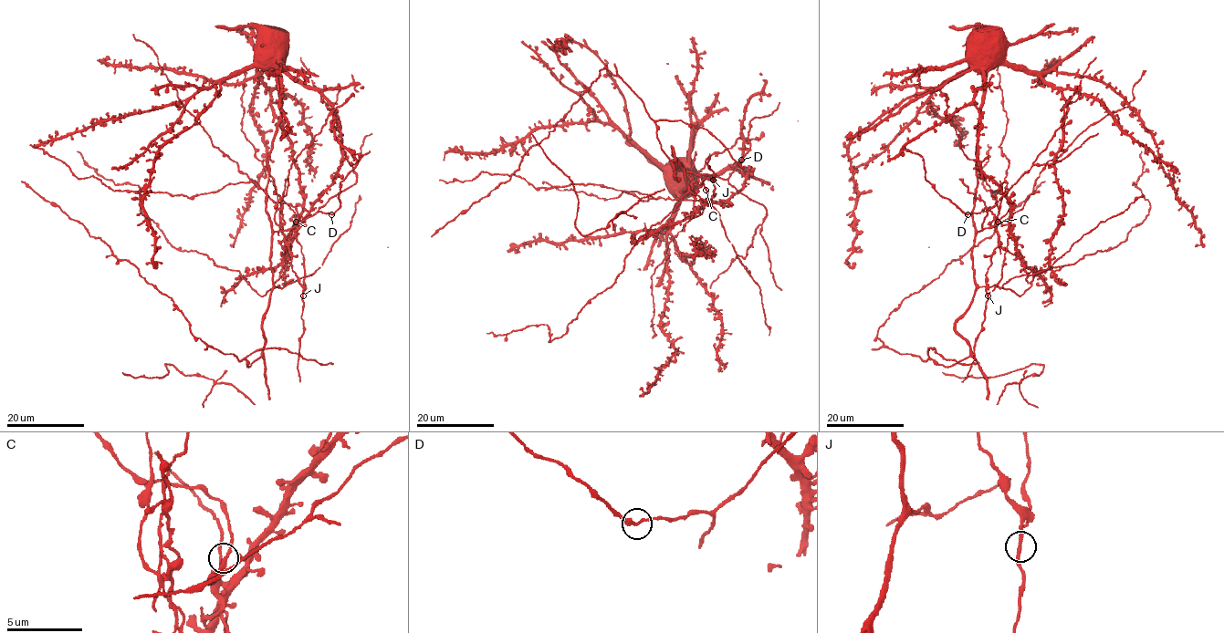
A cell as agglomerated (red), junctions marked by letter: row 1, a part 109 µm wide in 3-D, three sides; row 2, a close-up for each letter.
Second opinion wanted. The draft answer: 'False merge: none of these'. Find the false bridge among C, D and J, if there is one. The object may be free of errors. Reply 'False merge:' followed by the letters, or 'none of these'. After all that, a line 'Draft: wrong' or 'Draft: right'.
False merge: J
Draft: wrong

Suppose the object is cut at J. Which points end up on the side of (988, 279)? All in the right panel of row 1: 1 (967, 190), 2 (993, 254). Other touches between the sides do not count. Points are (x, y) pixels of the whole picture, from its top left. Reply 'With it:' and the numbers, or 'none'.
With it: 1, 2

